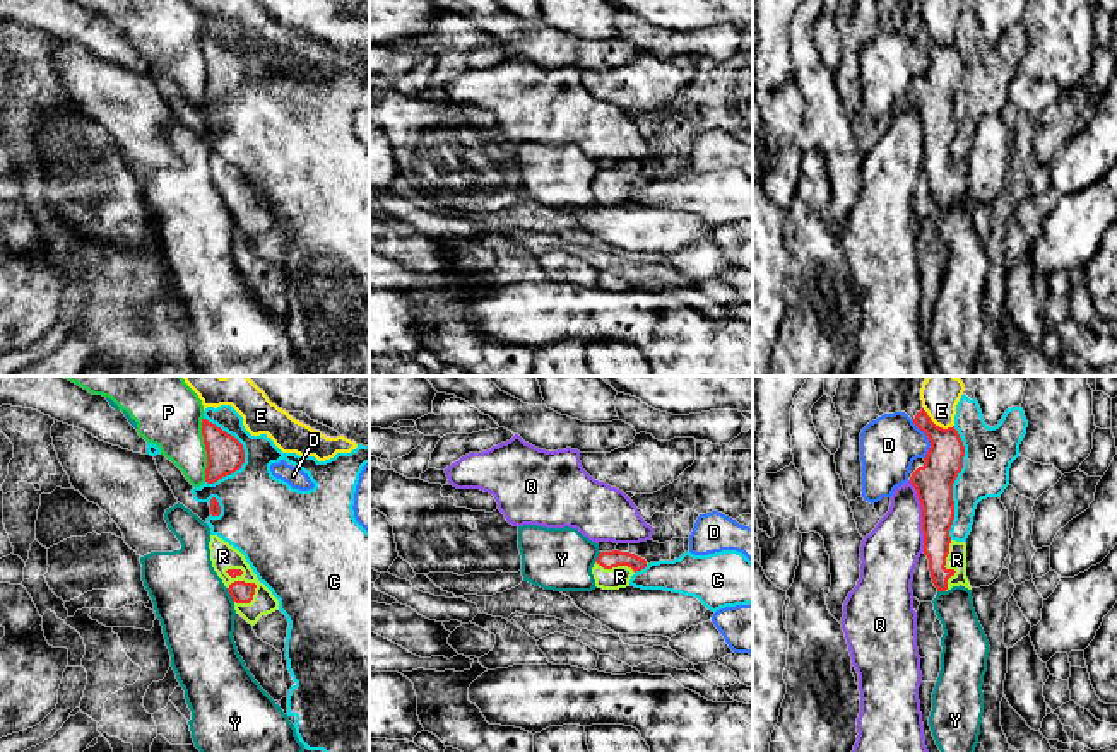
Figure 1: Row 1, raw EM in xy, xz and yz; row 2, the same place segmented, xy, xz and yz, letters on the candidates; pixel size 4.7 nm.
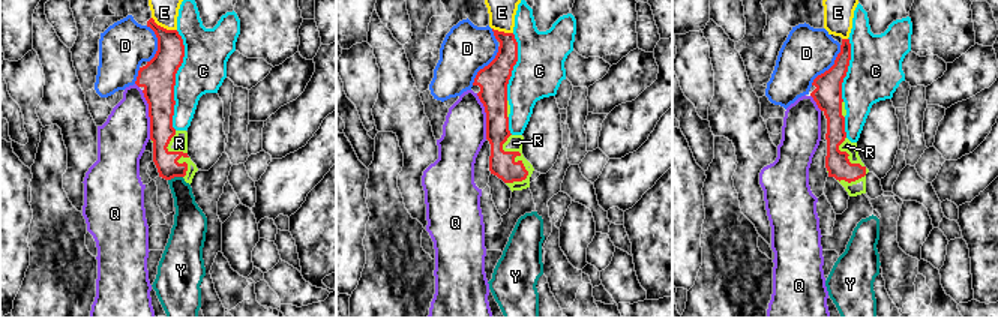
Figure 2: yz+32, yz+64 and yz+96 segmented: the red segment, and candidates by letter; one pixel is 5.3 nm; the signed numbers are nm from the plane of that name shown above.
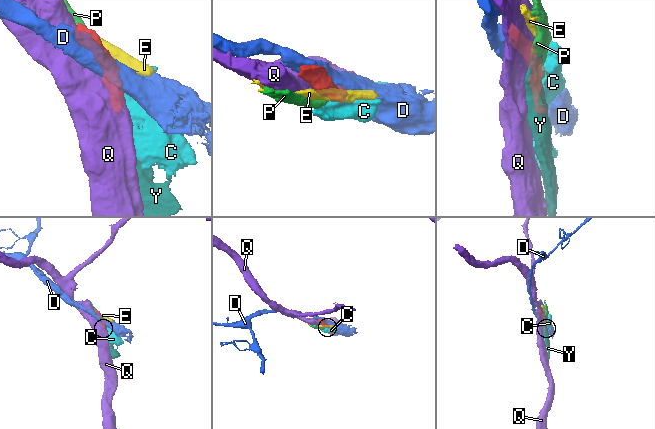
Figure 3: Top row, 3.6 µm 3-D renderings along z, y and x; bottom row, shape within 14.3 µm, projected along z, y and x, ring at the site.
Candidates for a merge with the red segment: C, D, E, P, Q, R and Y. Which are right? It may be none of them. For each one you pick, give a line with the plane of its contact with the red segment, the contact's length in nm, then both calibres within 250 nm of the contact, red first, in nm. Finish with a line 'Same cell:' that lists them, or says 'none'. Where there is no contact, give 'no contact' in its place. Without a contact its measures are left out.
R: xy | 200 nm | 100/120 nm
Same cell: R

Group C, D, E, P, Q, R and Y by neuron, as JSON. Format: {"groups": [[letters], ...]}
{"groups": [["C"], ["D"], ["E"], ["P", "Y"], ["Q"], ["R"]]}

